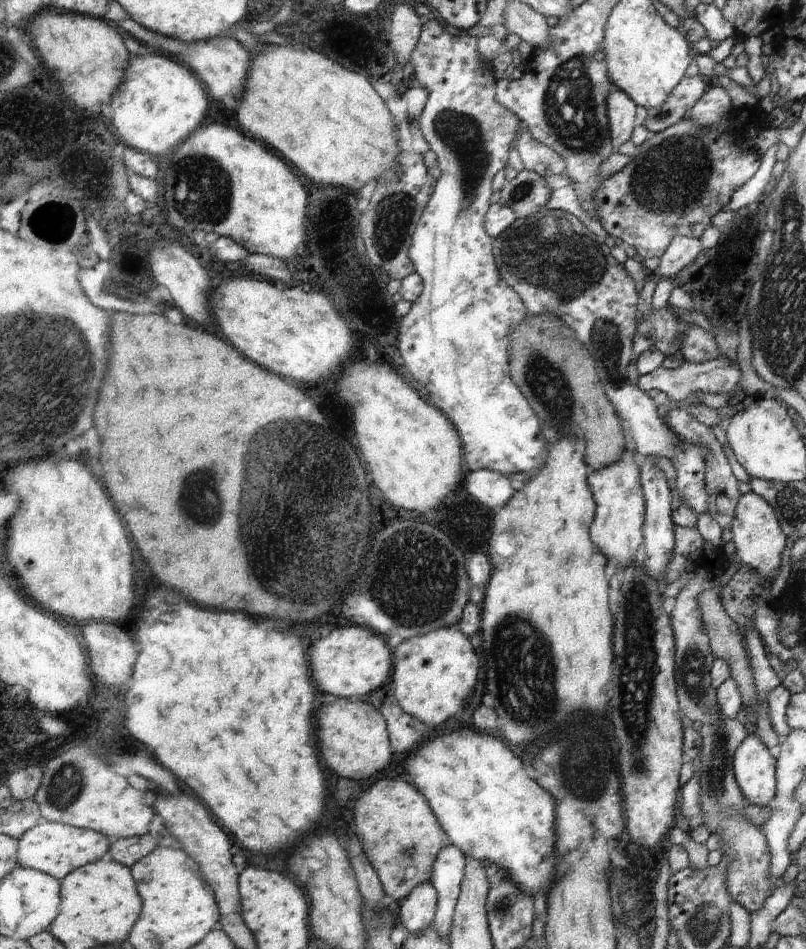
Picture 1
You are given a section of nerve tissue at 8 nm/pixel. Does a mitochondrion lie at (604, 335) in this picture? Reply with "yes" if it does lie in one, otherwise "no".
yes

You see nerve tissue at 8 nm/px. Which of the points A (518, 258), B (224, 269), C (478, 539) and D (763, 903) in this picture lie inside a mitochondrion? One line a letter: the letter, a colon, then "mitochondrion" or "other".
A: mitochondrion
B: other
C: other
D: other

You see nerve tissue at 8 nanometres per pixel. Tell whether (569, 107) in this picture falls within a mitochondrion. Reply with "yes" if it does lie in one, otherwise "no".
yes

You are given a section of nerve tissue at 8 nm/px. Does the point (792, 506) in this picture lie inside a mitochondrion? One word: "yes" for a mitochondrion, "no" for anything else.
yes

